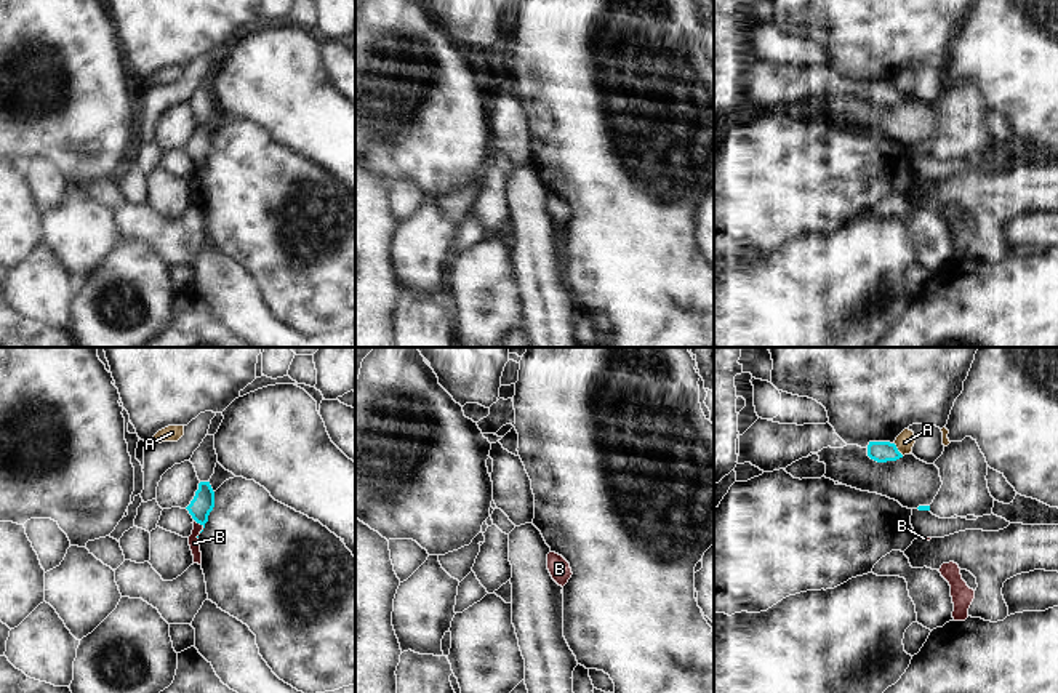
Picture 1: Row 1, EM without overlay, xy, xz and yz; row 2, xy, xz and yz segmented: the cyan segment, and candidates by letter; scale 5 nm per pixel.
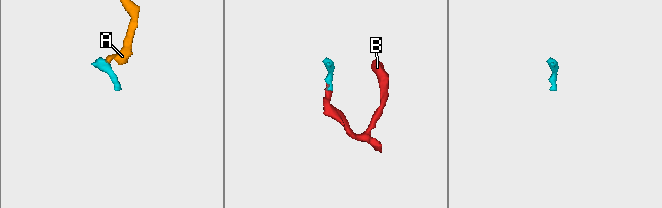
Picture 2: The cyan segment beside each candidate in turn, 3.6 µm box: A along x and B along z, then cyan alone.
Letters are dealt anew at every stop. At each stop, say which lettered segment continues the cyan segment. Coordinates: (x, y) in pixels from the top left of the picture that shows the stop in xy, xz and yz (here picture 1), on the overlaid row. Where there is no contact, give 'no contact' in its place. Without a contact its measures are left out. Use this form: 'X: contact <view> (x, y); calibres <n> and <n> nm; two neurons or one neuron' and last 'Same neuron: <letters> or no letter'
A: contact yz (897, 450); calibres 110 and 90 nm; two neurons
B: contact xy (200, 524); calibres 110 and 50 nm; one neuron
Same neuron: B

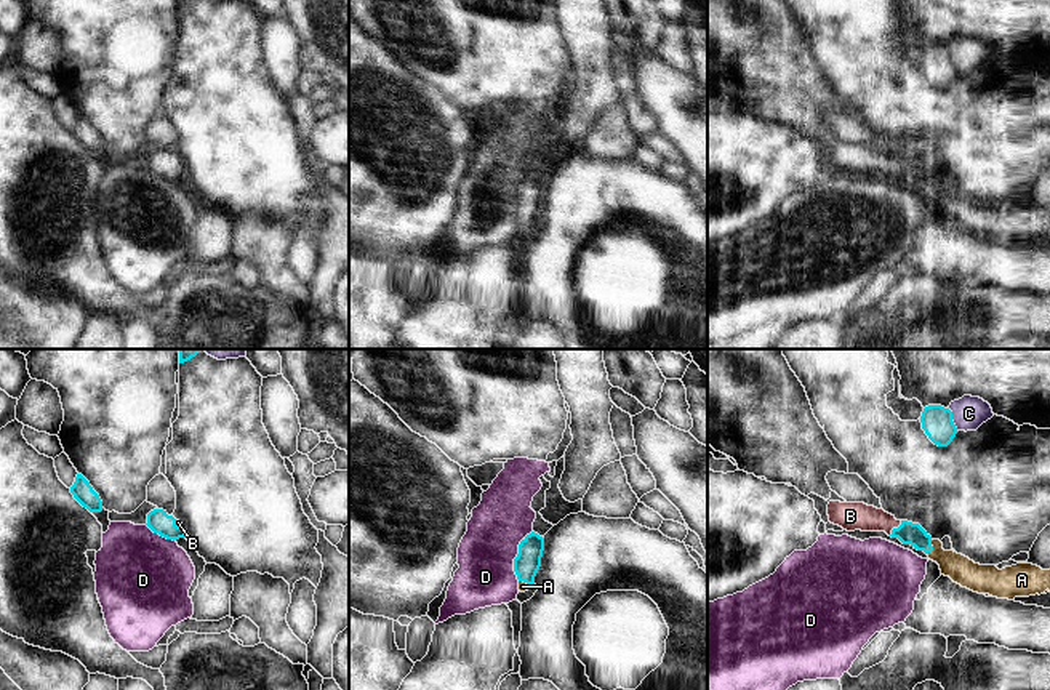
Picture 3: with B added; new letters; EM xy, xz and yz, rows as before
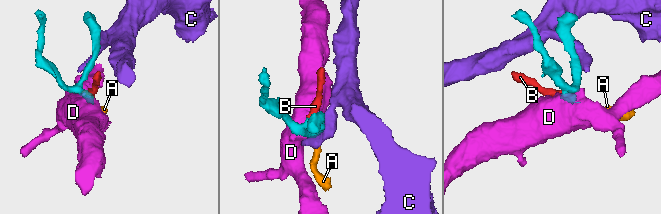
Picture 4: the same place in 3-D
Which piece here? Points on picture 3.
A: contact yz (932, 548); calibres 110 and 140 nm; one neuron
B: contact yz (895, 529); calibres 110 and 140 nm; one neuron
C: contact yz (951, 420); calibres 160 and 170 nm; two neurons
D: contact xz (517, 556); calibres 130 and 280 nm; two neurons
Same neuron: A, B

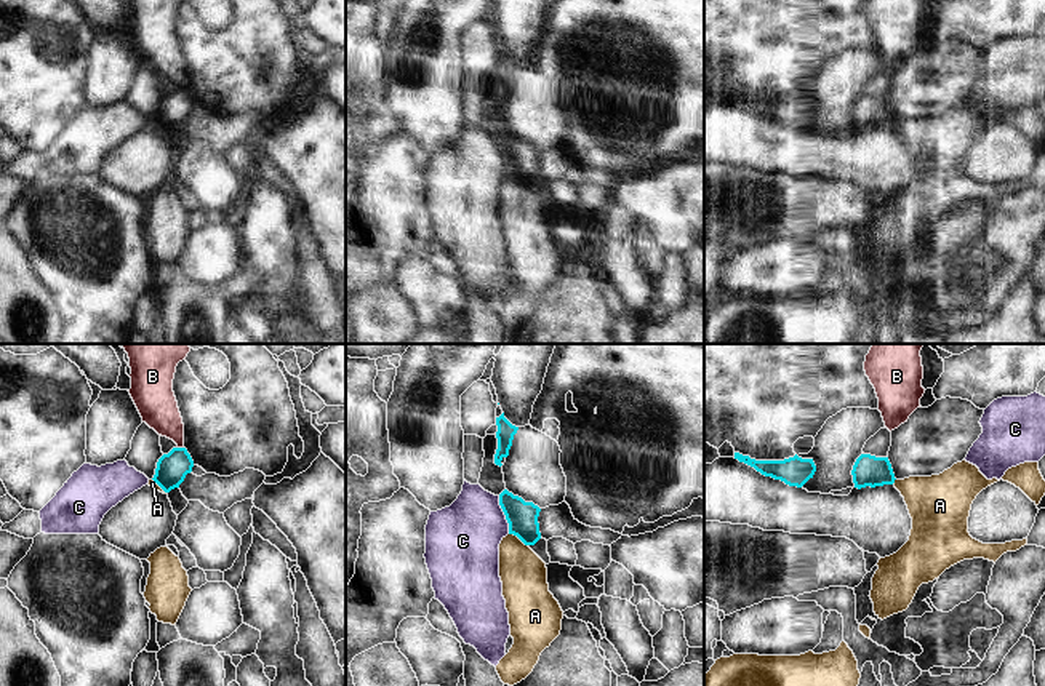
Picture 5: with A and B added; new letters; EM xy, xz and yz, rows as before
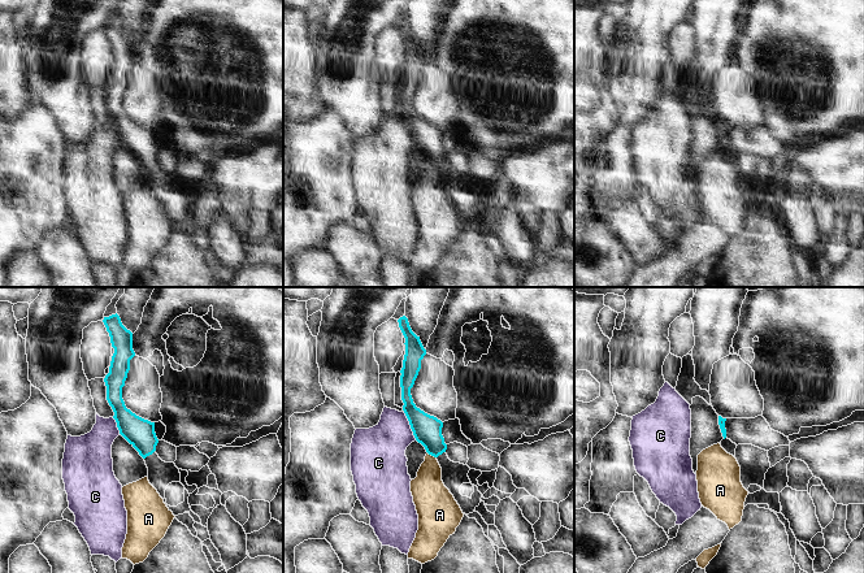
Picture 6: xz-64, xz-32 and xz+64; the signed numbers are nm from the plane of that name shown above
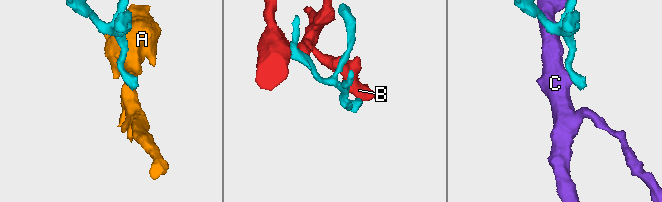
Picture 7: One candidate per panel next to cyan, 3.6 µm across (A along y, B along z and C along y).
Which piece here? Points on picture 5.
A: contact xz (519, 538); calibres 160 and 240 nm; two neurons
B: contact xy (181, 448); calibres 160 and 200 nm; two neurons
C: contact xz (504, 514); calibres 160 and 360 nm; two neurons
Same neuron: no letter

